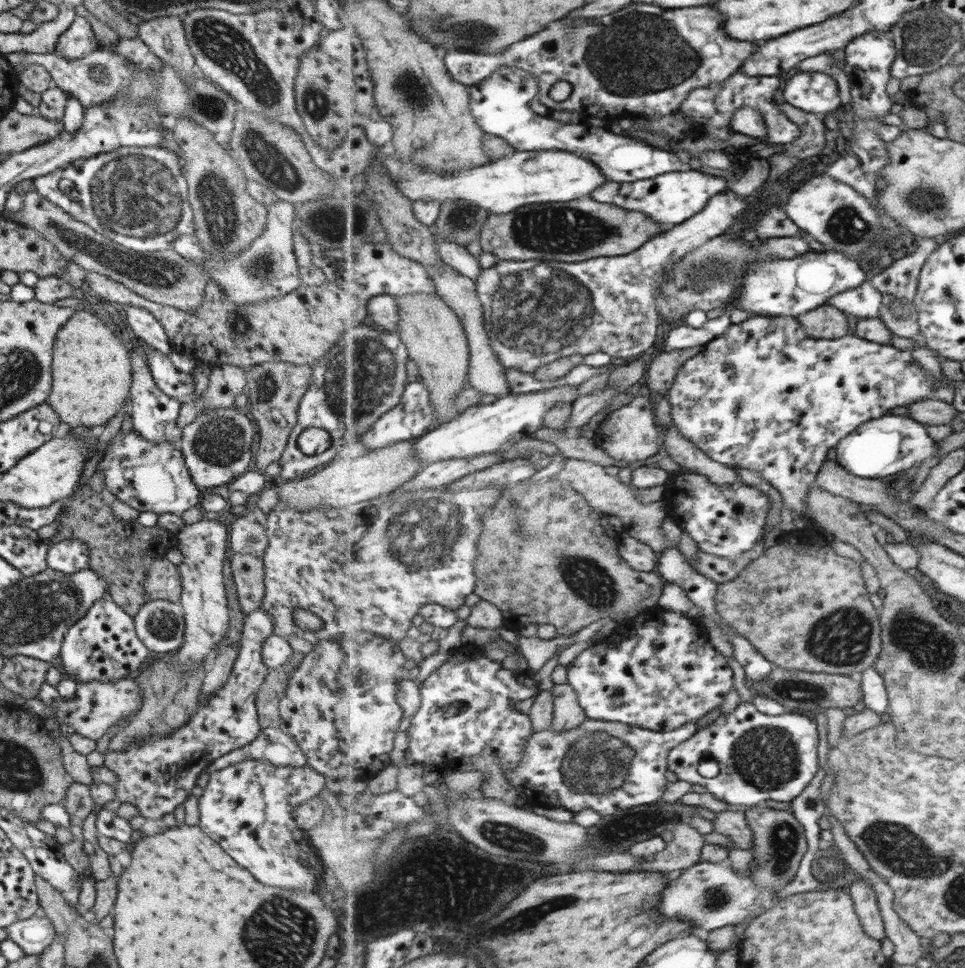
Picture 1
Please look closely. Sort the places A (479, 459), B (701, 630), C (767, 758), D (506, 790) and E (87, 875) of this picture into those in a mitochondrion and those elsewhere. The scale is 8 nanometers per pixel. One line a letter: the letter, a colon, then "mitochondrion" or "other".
A: other
B: other
C: mitochondrion
D: other
E: other

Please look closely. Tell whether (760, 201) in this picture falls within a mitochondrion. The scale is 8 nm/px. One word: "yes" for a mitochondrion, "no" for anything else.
no

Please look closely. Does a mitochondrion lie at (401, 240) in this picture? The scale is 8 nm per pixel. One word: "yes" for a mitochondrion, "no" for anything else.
no

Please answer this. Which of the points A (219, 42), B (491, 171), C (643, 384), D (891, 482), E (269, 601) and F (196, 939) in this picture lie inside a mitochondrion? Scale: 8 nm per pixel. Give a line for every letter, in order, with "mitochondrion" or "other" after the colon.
A: mitochondrion
B: other
C: other
D: other
E: other
F: other

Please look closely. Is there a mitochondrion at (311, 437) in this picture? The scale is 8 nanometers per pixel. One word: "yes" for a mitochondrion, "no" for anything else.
no

